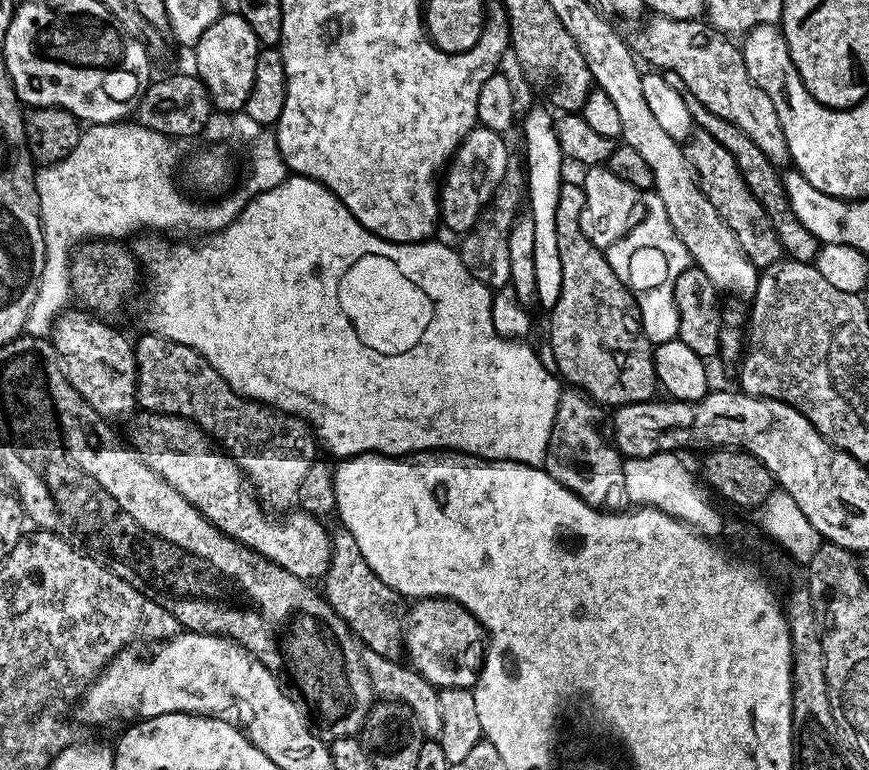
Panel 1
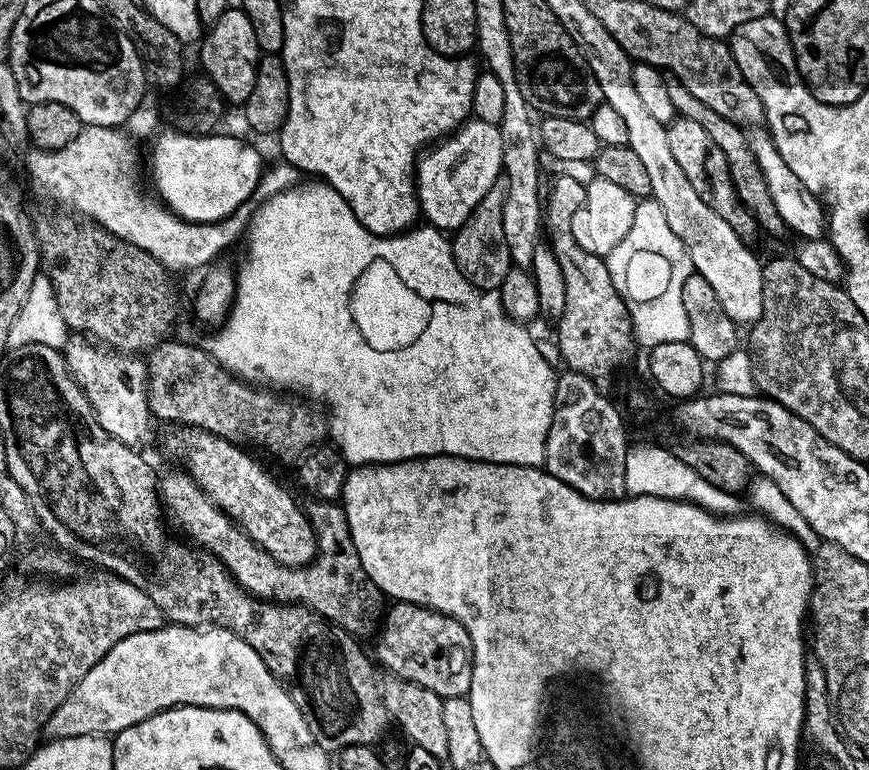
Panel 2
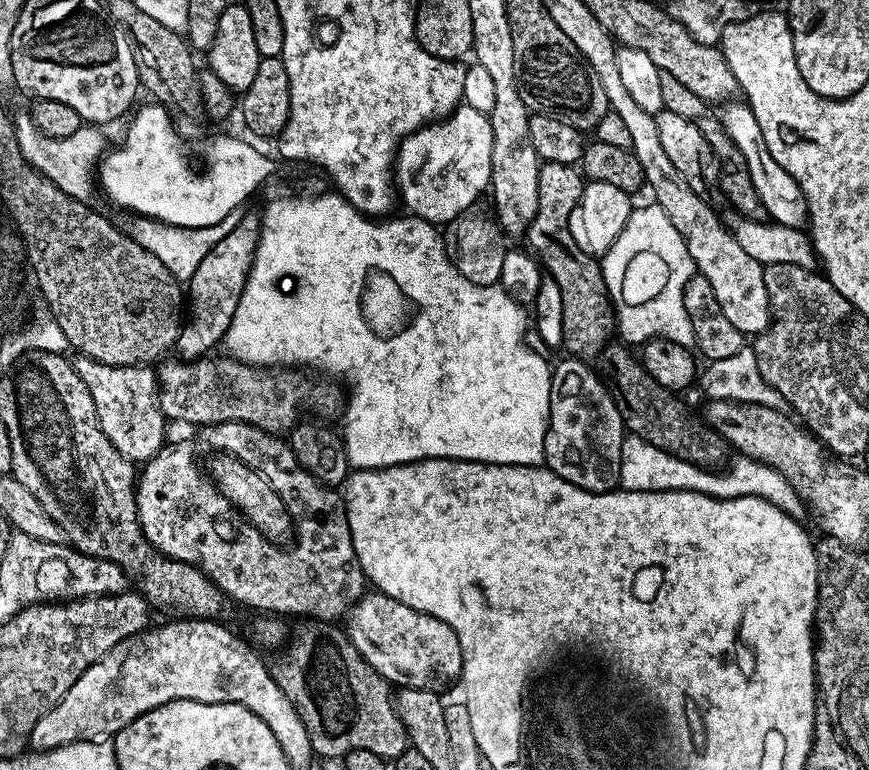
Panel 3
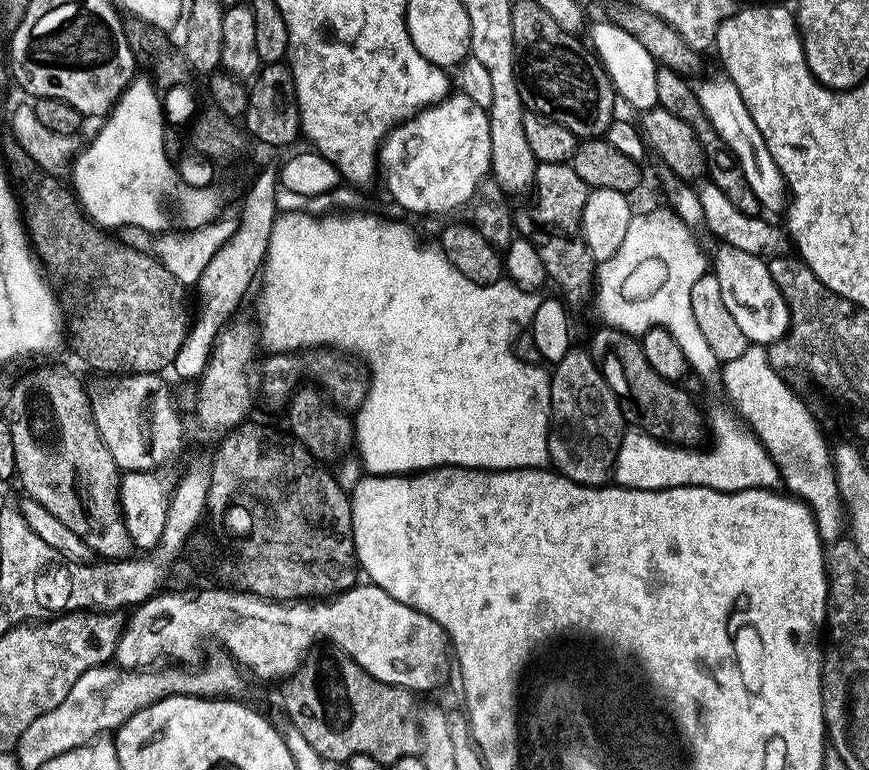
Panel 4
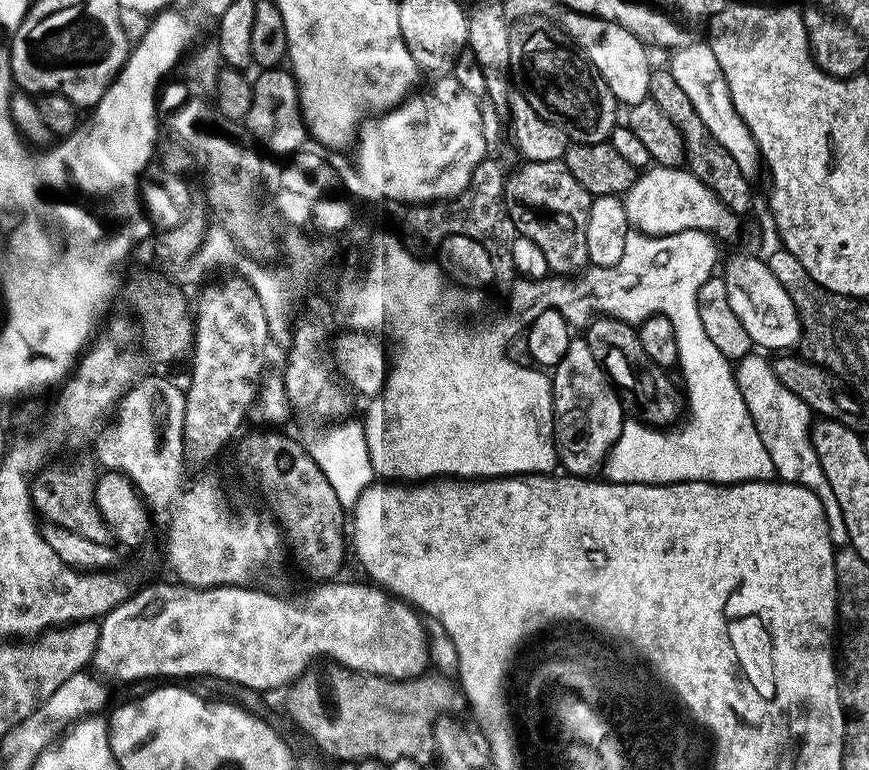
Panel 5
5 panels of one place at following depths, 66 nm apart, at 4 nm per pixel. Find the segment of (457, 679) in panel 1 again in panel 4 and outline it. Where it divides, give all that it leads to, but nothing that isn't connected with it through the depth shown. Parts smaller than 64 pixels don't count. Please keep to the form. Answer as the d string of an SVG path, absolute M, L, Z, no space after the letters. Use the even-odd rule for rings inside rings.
M371 582L357 583L355 588L341 592L328 602L296 602L294 612L286 609L286 618L294 618L292 634L298 636L303 652L313 647L312 640L329 636L339 651L351 656L384 684L401 690L428 692L440 688L454 672L454 656L450 651L450 637L438 622L426 614L390 598L386 590Z

